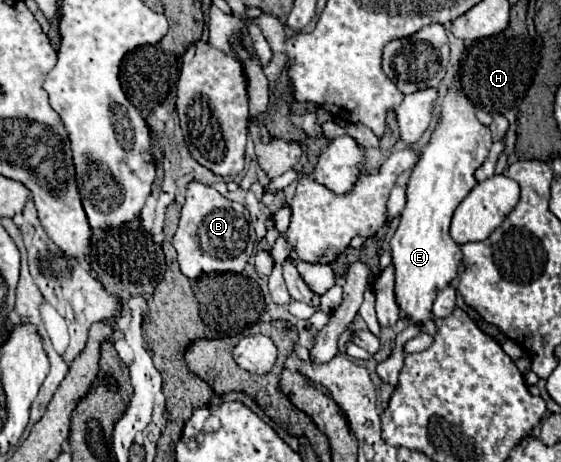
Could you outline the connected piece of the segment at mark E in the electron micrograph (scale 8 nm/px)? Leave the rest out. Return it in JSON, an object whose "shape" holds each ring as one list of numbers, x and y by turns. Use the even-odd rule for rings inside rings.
{"shape":[[450,86,440,108,440,120,430,136,430,142,424,146,412,174,406,186,406,206,400,216,400,224,390,240,392,248,392,258,394,258,394,268,396,268,396,300,402,312,414,322,424,322,432,314,432,304,436,300,438,290,448,286,456,274,458,266,462,260,462,250,460,244,456,244,450,234,450,220,458,204,470,194,470,190,478,184,474,172,486,162,488,152,492,148,492,134,490,128,478,122,476,118,476,106,470,102,470,98,462,92,460,86]]}

